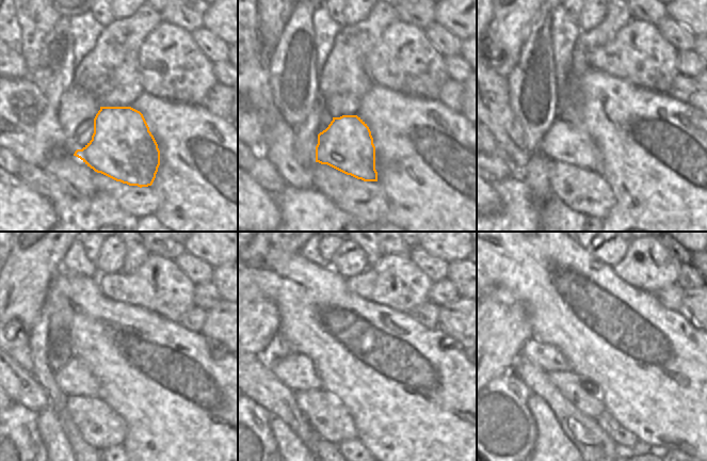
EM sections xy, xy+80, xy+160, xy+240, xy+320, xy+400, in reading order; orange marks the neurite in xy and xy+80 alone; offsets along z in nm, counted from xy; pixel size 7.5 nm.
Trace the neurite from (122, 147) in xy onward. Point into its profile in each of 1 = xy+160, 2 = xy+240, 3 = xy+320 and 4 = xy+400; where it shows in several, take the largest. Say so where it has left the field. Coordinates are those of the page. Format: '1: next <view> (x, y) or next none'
1: next xy+160 (563, 142)
2: next xy+240 (75, 379)
3: next xy+320 (296, 371)
4: next xy+400 (544, 355)

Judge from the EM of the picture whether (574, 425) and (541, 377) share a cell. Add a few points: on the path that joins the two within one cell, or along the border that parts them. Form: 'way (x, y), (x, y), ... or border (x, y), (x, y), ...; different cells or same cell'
way (565, 413), (544, 388); same cell

